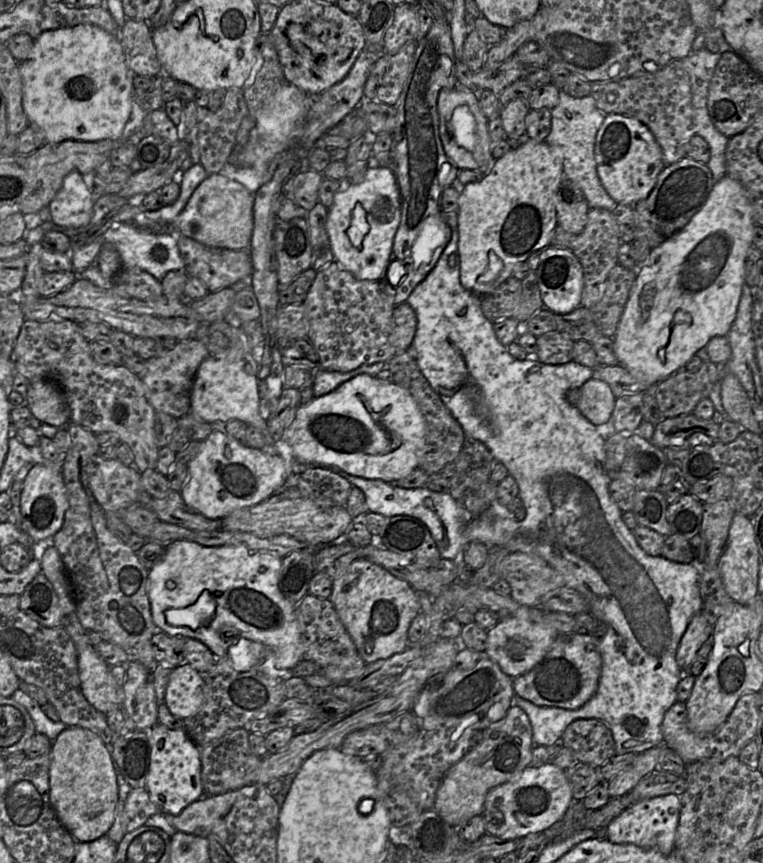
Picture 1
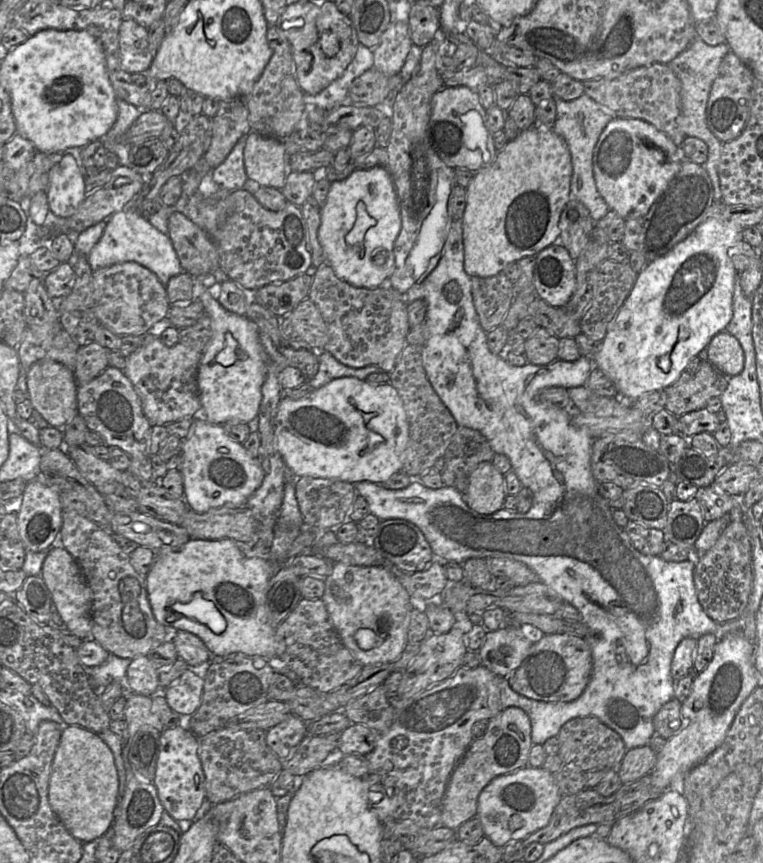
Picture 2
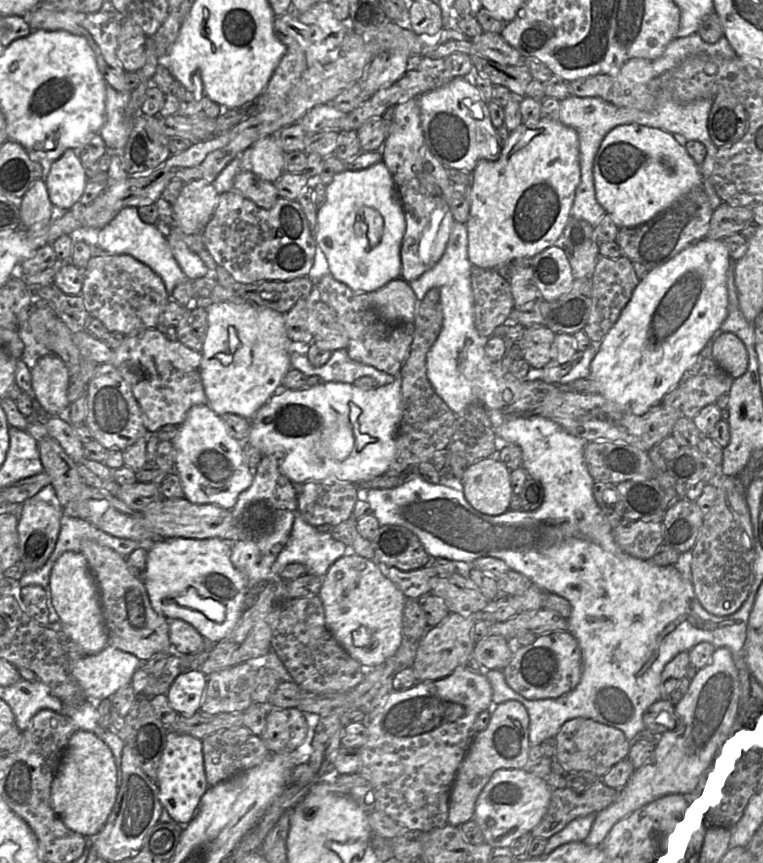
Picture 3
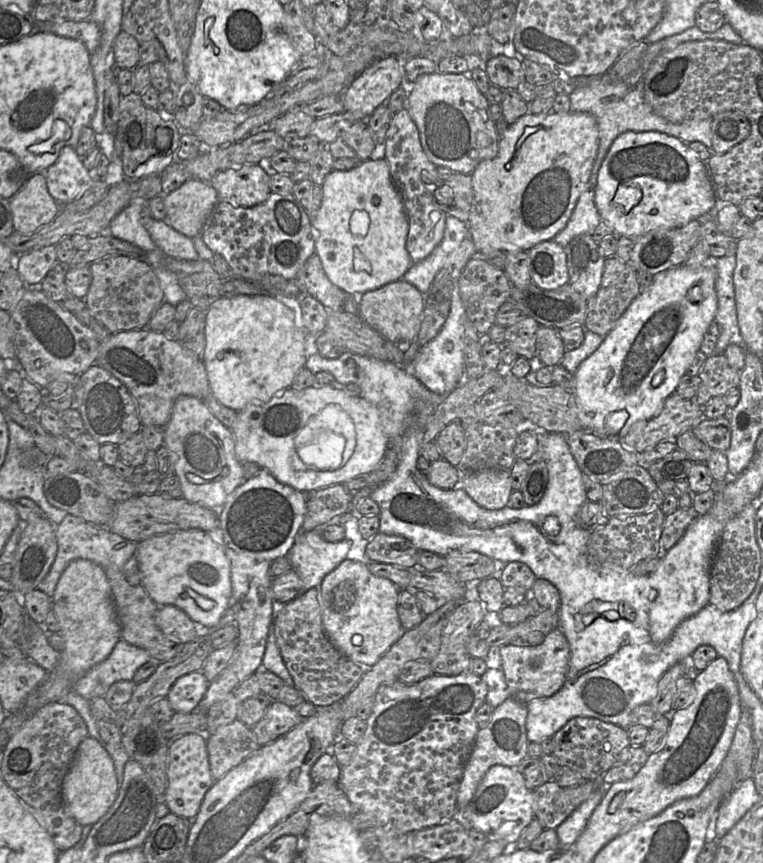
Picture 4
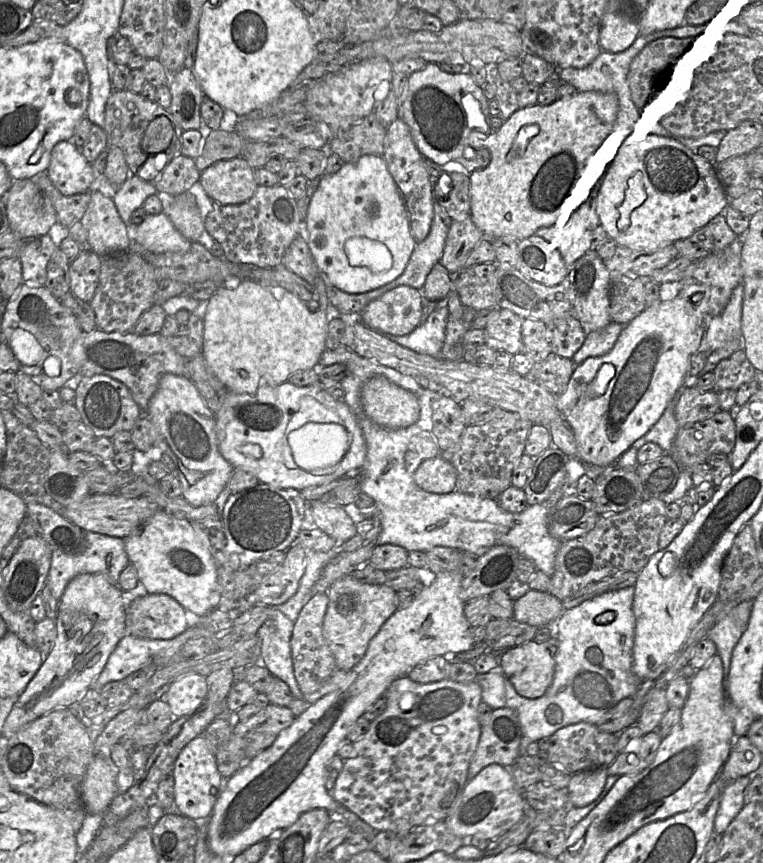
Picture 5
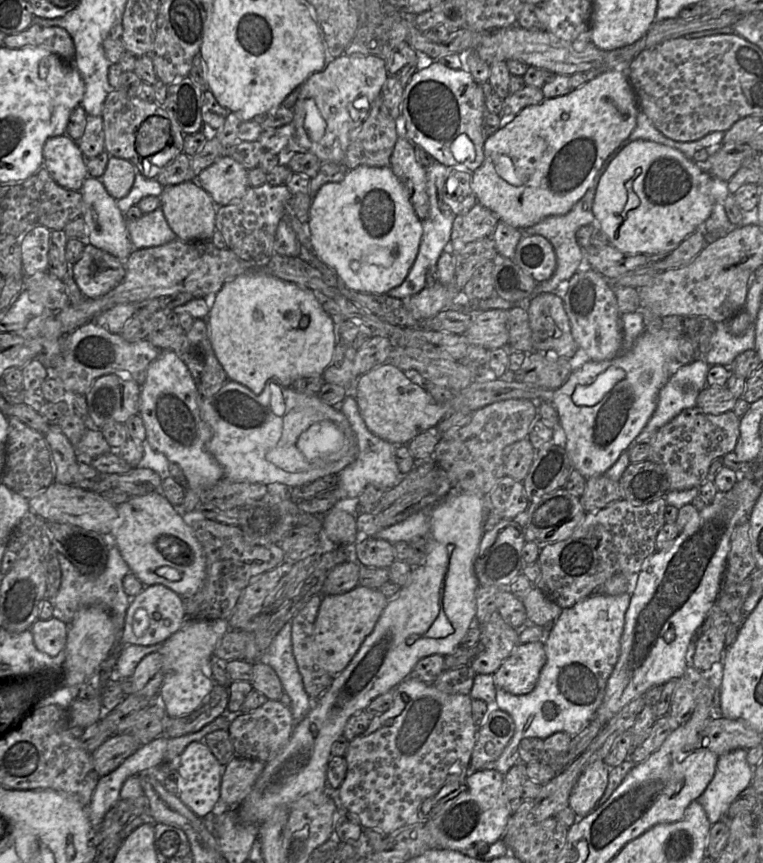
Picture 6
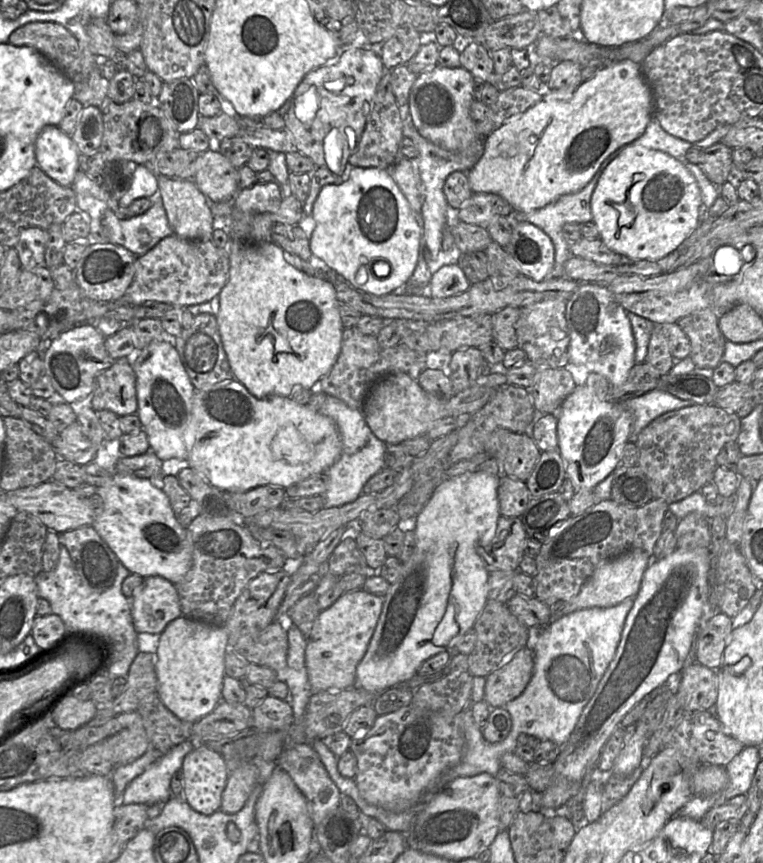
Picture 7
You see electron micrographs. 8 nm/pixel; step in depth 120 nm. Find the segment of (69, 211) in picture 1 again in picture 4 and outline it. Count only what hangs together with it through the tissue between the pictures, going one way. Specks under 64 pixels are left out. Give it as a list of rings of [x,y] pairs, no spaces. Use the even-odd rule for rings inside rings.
[[[64,146],[61,149],[57,160],[46,169],[45,177],[50,194],[62,205],[80,198],[93,181],[92,173],[86,169],[82,157],[77,154],[73,146]]]

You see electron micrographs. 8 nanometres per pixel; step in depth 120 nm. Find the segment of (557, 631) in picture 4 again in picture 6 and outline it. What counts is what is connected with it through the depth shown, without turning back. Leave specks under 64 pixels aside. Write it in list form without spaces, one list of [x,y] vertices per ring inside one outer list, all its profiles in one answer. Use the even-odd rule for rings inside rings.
[[[543,642],[519,643],[493,674],[494,684],[513,695],[528,694],[535,688],[545,662]]]

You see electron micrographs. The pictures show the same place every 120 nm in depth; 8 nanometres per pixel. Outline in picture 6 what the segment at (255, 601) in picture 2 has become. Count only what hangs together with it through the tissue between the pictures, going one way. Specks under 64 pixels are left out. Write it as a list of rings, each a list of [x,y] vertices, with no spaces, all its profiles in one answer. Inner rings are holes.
[[[152,492],[142,496],[131,496],[117,507],[117,518],[111,533],[115,545],[132,572],[144,586],[162,584],[181,597],[194,595],[206,577],[206,557],[192,527],[186,523],[177,508],[163,494]]]

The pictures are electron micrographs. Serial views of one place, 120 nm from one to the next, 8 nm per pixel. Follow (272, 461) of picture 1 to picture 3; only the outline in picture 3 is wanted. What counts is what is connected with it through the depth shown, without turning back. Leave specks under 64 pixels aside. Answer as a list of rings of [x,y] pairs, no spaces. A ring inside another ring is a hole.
[[[208,404],[190,408],[171,442],[176,452],[174,471],[190,503],[212,504],[231,510],[240,493],[252,484],[254,470],[245,462],[243,445],[229,435],[220,416]]]

